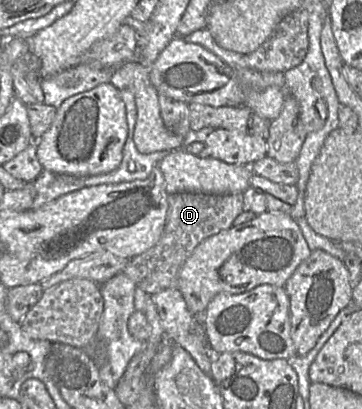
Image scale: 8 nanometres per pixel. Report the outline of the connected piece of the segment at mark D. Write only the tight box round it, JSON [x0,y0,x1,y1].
[122,192,244,295]

